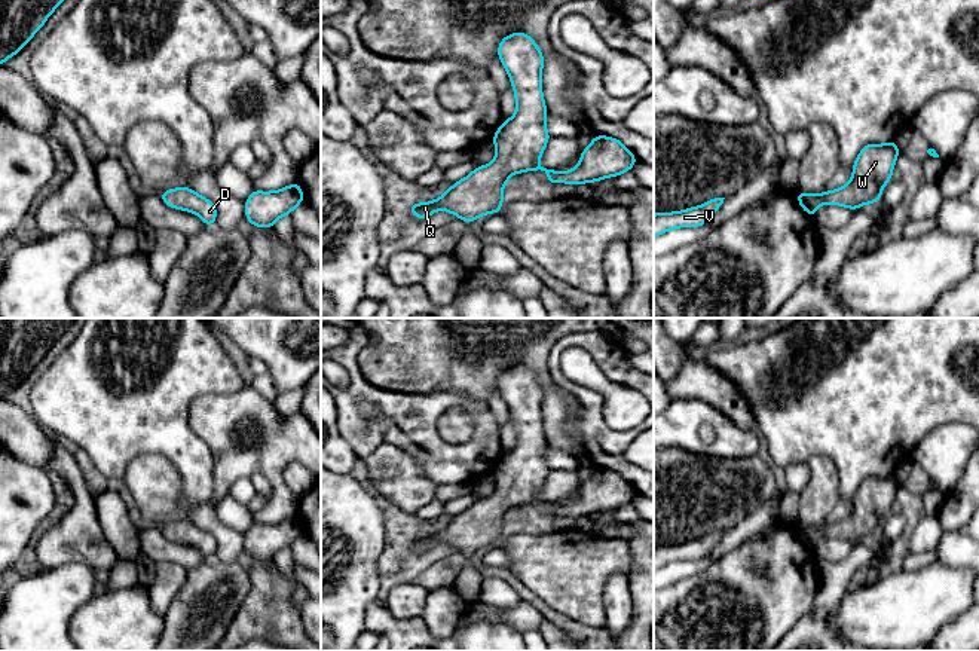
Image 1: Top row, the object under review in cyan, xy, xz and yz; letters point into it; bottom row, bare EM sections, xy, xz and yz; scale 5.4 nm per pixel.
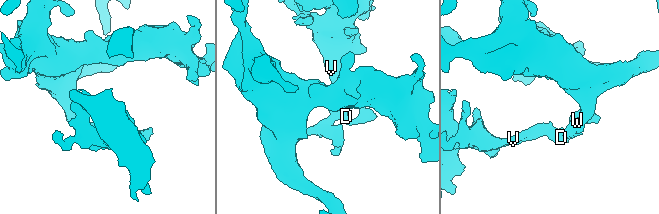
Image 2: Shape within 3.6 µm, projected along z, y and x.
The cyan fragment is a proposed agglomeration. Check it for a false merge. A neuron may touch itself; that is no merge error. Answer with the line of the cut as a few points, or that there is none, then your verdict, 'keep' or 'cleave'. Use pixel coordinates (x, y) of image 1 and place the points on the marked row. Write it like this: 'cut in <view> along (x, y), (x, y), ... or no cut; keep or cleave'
no cut; keep

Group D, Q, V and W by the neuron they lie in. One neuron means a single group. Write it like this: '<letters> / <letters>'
D Q V W

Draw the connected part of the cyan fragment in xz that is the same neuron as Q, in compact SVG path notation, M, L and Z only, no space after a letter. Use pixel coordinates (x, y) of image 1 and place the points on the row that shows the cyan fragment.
M517 31L501 40L498 56L510 76L517 108L493 135L496 158L489 165L475 166L438 199L409 204L414 218L428 218L432 213L446 210L471 223L480 216L499 213L504 207L504 186L511 174L541 169L550 184L578 186L618 177L637 162L619 140L596 134L582 150L578 166L566 172L544 168L539 158L551 138L545 128L547 107L542 97L544 55L530 36Z

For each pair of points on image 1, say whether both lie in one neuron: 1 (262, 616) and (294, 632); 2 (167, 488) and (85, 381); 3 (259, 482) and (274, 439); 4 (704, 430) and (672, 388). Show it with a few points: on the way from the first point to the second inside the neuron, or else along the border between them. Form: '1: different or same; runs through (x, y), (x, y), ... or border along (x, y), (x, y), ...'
1: same; runs through (269, 616), (287, 630)
2: different; border along (174, 464), (140, 454), (122, 480)
3: different; border along (248, 477), (263, 473), (269, 479)
4: different; border along (672, 399), (698, 399), (713, 407)

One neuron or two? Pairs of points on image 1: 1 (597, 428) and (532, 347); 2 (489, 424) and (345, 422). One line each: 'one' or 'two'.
1: two
2: one

